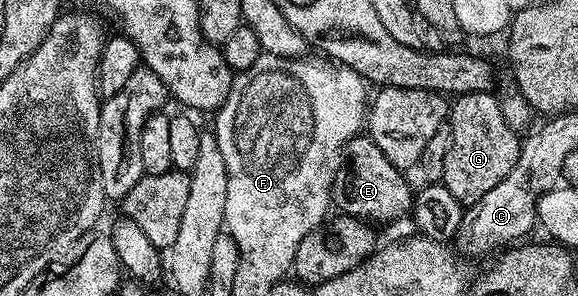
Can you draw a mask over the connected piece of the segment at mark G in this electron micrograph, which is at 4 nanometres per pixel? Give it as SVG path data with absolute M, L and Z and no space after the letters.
M492 92L459 95L450 106L450 127L453 139L445 158L442 185L450 188L450 196L467 208L482 200L494 184L506 180L510 168L518 164L522 138L506 124L499 97Z

